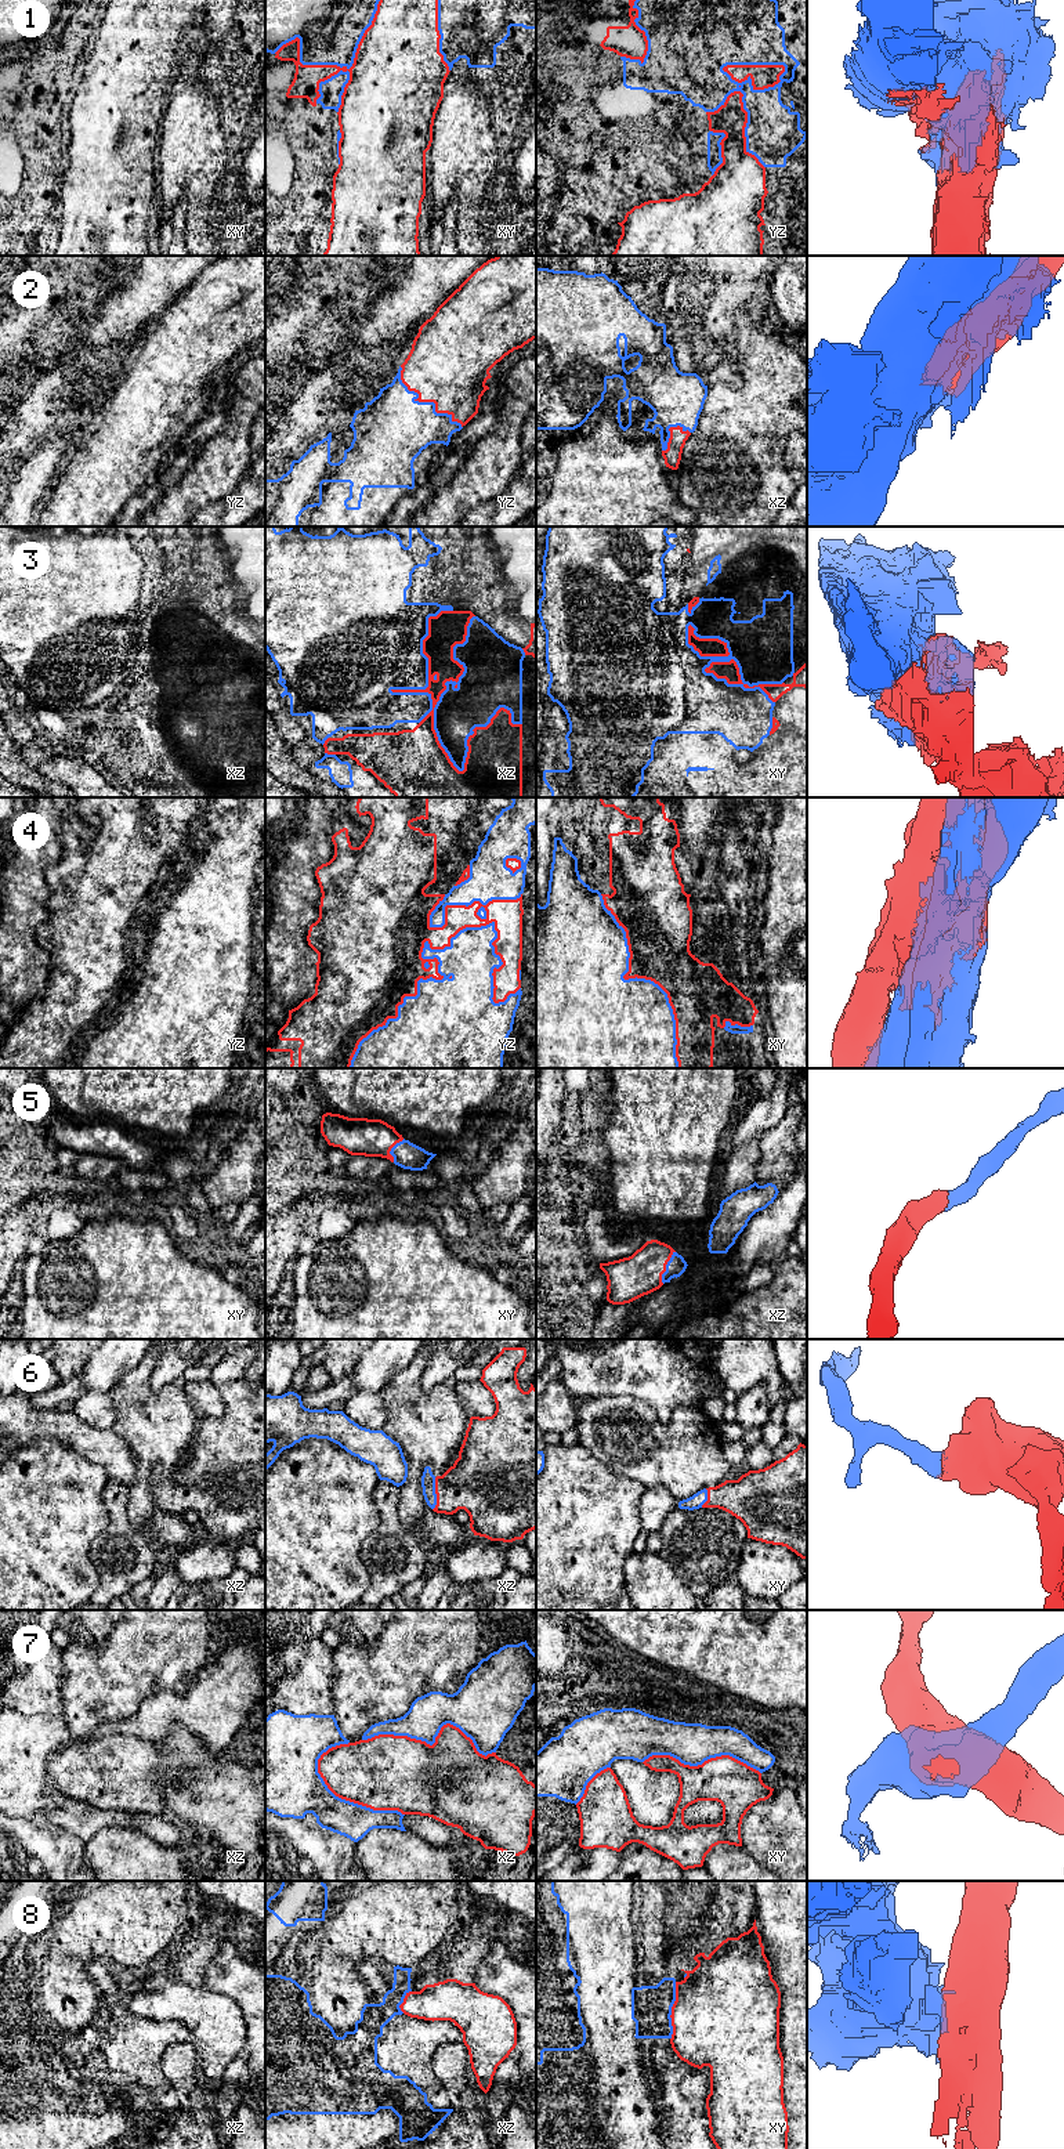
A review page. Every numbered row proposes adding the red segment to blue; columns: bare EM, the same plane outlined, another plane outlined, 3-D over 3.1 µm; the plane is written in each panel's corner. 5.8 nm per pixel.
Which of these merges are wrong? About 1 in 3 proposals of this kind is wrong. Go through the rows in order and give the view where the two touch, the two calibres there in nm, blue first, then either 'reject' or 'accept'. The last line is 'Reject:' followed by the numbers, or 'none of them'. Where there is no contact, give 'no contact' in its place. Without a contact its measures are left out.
1: contact in xy; calibres 360 and 500 nm; accept
2: contact in yz; calibres 420 and 460 nm; reject
3: contact in xz; calibres 280 and 170 nm; reject
4: contact in yz; calibres 500 and 280 nm; reject
5: contact in xz; calibres 110 and 260 nm; accept
6: contact in xz; calibres 80 and 340 nm; accept
7: contact in xz; calibres 220 and 460 nm; reject
8: contact in xy; calibres 240 and 480 nm; reject
Reject: 2, 3, 4, 7, 8

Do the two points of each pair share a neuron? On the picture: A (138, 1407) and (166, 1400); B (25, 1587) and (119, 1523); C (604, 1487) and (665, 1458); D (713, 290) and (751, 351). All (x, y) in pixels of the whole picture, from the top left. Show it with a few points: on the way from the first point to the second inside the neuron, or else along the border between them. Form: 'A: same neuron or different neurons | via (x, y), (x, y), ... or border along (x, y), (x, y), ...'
A: same neuron | via (145, 1407), (159, 1407)
B: different neurons | border along (108, 1512), (108, 1526), (90, 1552), (98, 1573)
C: different neurons | border along (597, 1460), (615, 1473), (629, 1476), (647, 1489)
D: different neurons | border along (742, 313), (734, 340)

